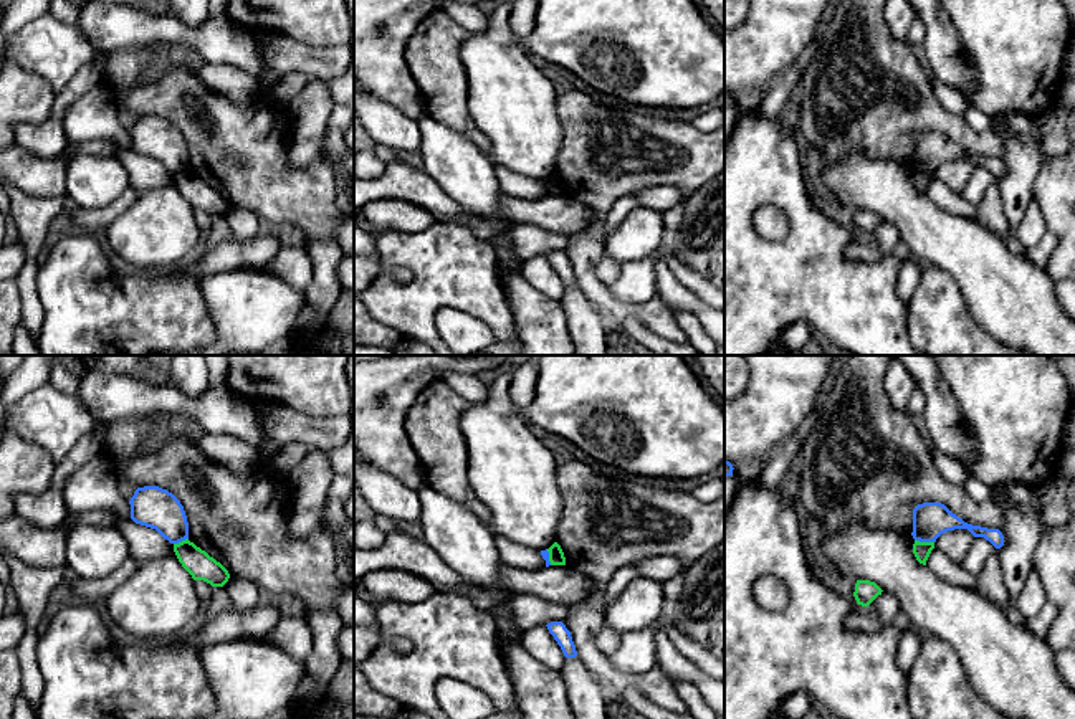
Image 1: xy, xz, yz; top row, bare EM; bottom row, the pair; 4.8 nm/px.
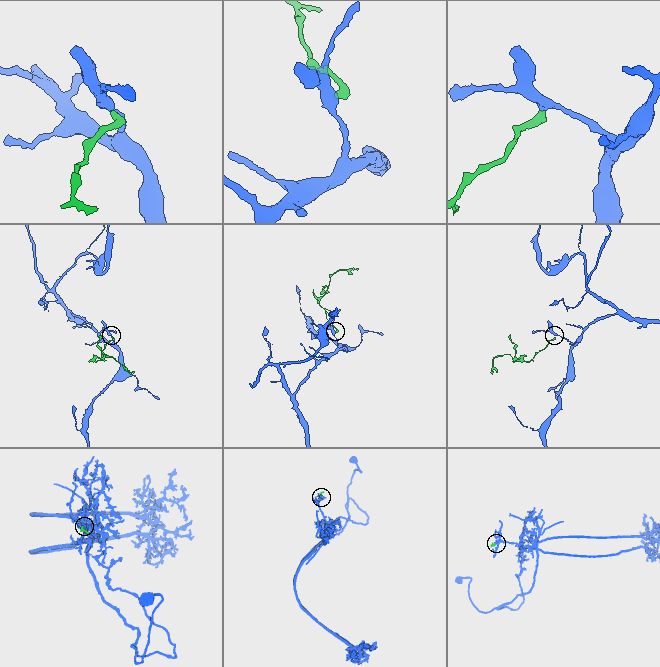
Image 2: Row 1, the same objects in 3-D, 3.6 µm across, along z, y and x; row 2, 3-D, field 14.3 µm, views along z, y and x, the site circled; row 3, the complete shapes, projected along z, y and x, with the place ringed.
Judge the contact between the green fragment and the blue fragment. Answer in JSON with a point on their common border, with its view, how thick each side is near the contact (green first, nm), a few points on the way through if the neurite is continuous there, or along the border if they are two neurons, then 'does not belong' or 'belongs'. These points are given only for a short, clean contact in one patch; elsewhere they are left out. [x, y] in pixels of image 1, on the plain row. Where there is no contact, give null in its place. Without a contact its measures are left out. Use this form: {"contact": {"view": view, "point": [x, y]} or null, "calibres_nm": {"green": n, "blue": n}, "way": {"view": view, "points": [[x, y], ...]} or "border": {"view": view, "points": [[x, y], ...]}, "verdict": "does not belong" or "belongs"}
{"contact": {"view": "yz", "point": [925, 172]}, "calibres_nm": {"green": 90, "blue": 180}, "border": {"view": "yz", "points": [[915, 169], [933, 172]]}, "verdict": "does not belong"}

